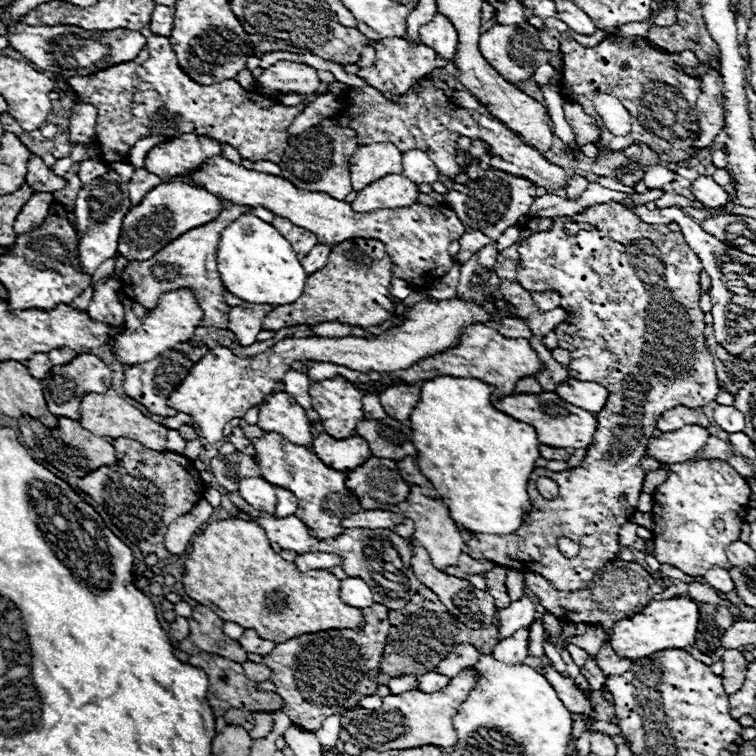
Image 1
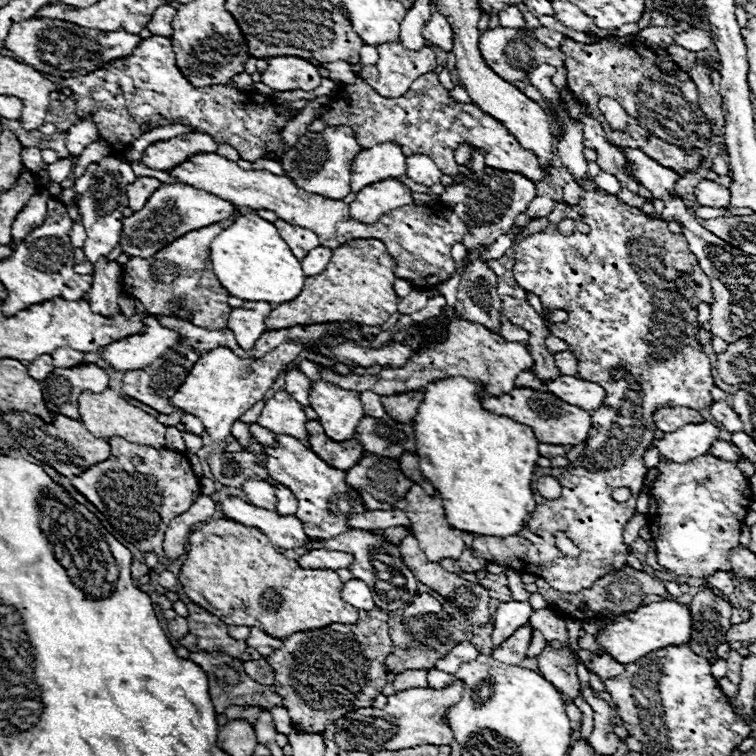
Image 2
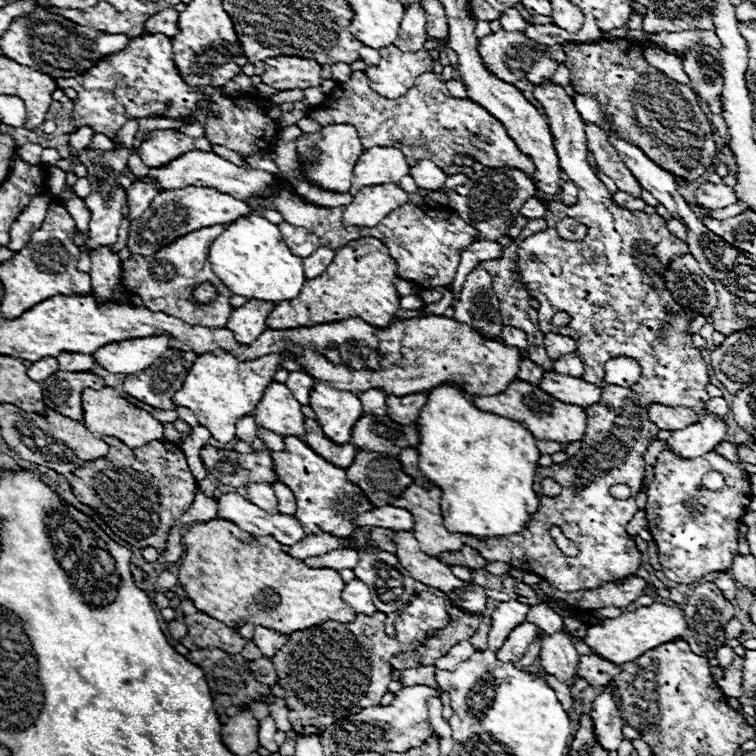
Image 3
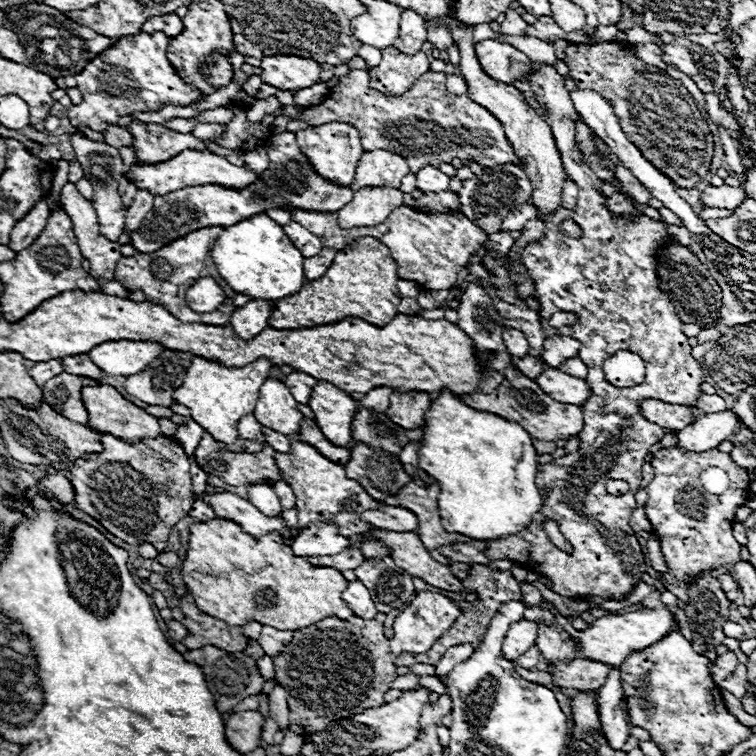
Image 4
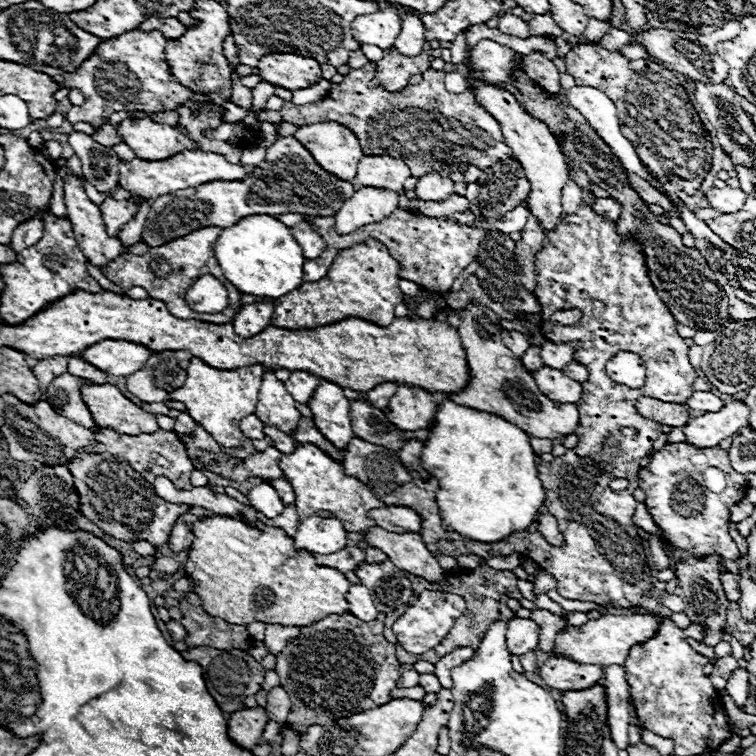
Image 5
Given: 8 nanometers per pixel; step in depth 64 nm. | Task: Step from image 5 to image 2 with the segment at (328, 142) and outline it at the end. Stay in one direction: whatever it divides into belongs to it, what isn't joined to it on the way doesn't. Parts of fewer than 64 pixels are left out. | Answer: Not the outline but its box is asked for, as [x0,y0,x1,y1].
[286,126,360,200]

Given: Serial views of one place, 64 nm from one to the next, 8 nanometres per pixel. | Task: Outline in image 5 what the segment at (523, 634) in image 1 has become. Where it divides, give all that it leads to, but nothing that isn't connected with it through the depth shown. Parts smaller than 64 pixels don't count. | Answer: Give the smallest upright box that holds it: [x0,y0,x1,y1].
[506,618,538,654]

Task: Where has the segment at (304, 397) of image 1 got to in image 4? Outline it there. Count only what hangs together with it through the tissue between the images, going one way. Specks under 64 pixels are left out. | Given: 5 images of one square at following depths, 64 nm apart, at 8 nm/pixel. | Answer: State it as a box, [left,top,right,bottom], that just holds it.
[284,372,318,404]

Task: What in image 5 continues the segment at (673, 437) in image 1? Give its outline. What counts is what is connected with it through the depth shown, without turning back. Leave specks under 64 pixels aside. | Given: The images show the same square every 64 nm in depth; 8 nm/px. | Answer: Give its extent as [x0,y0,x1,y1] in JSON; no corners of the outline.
[684,400,748,448]

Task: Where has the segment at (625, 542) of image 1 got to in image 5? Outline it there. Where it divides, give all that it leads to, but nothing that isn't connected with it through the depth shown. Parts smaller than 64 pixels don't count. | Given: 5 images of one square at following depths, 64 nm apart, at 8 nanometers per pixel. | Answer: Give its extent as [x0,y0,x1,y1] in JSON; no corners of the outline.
[634,502,662,538]

